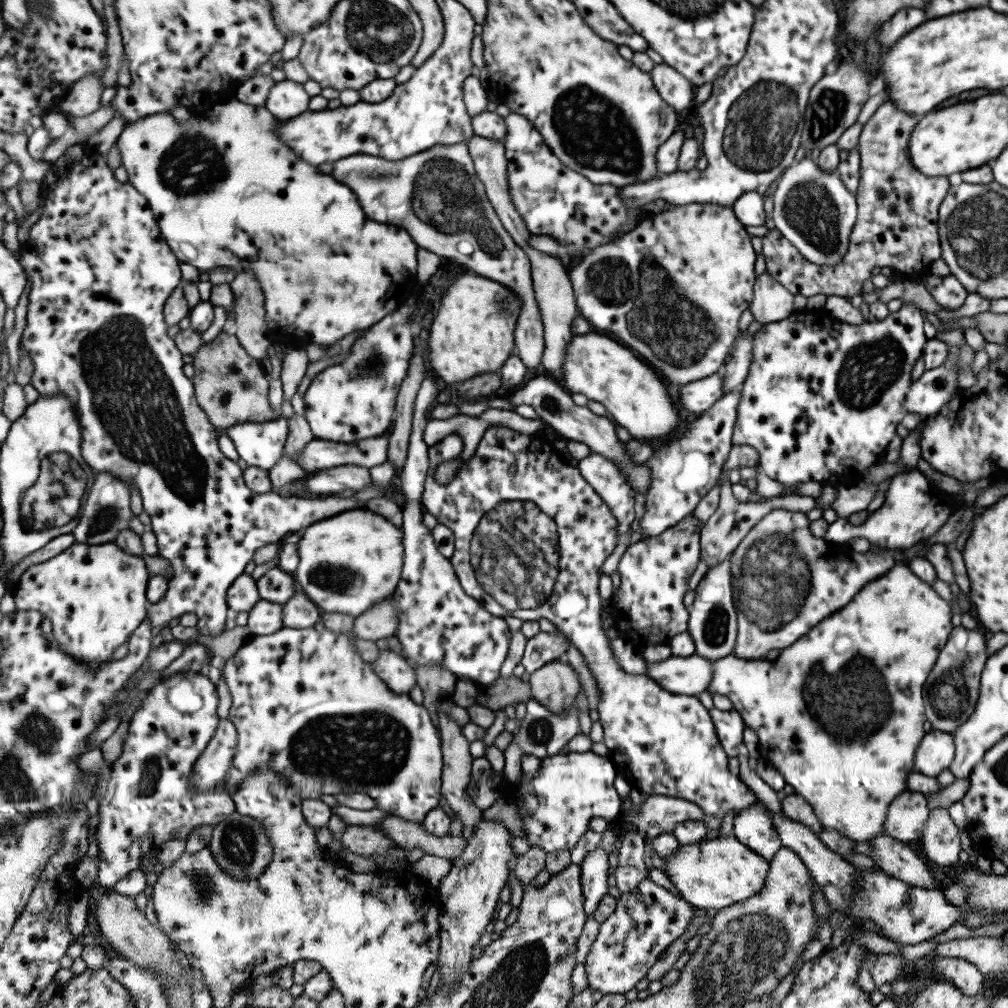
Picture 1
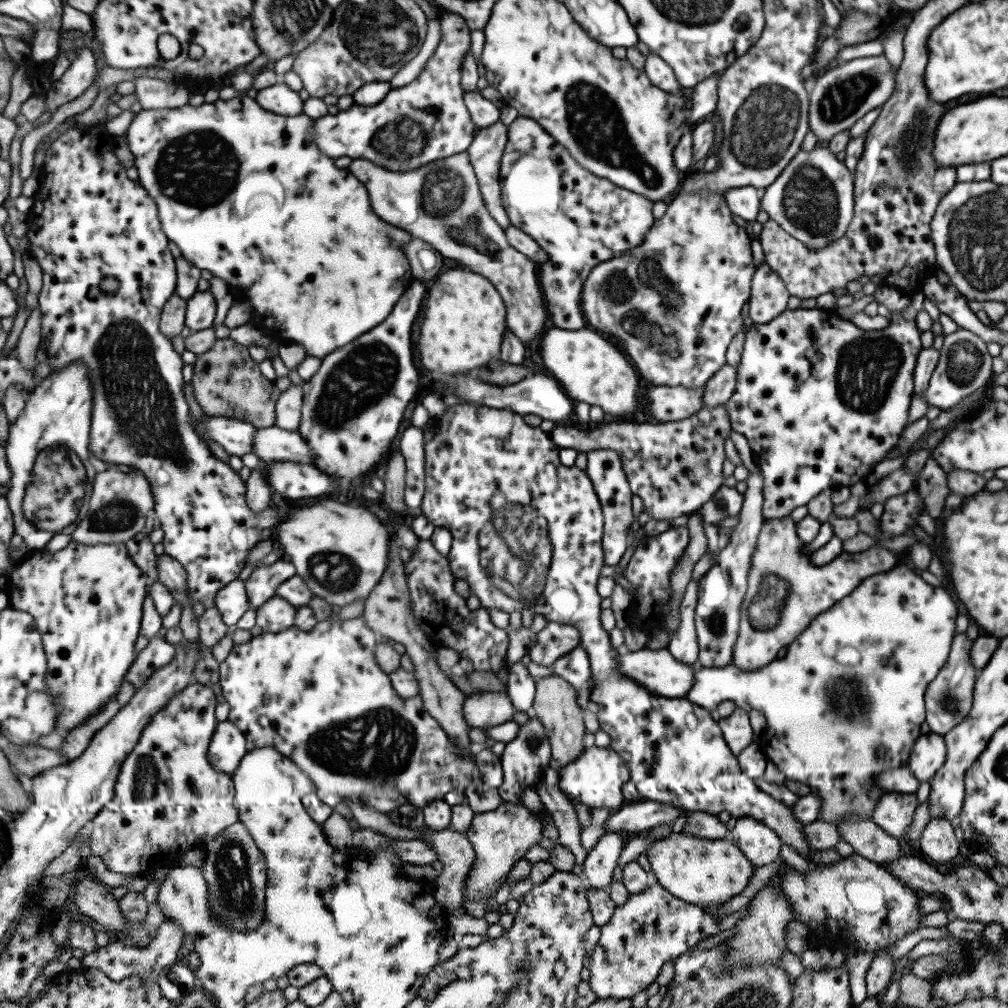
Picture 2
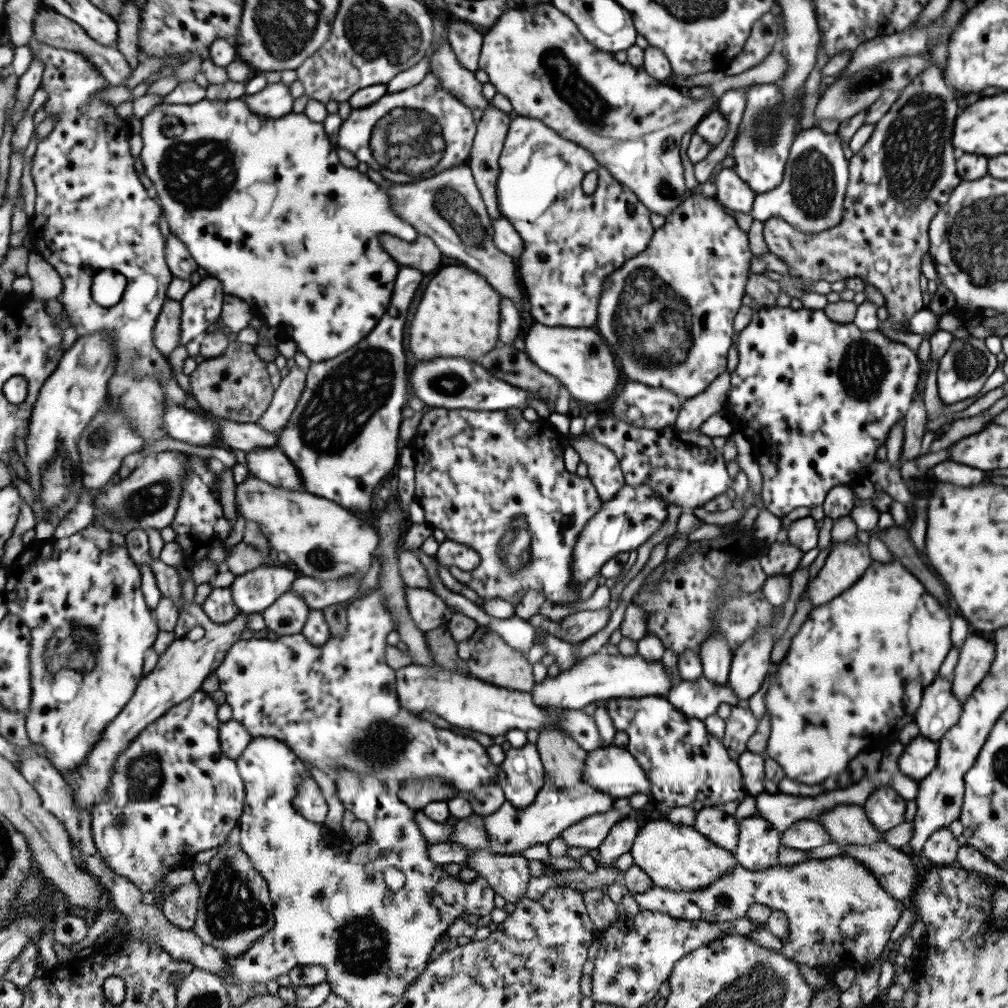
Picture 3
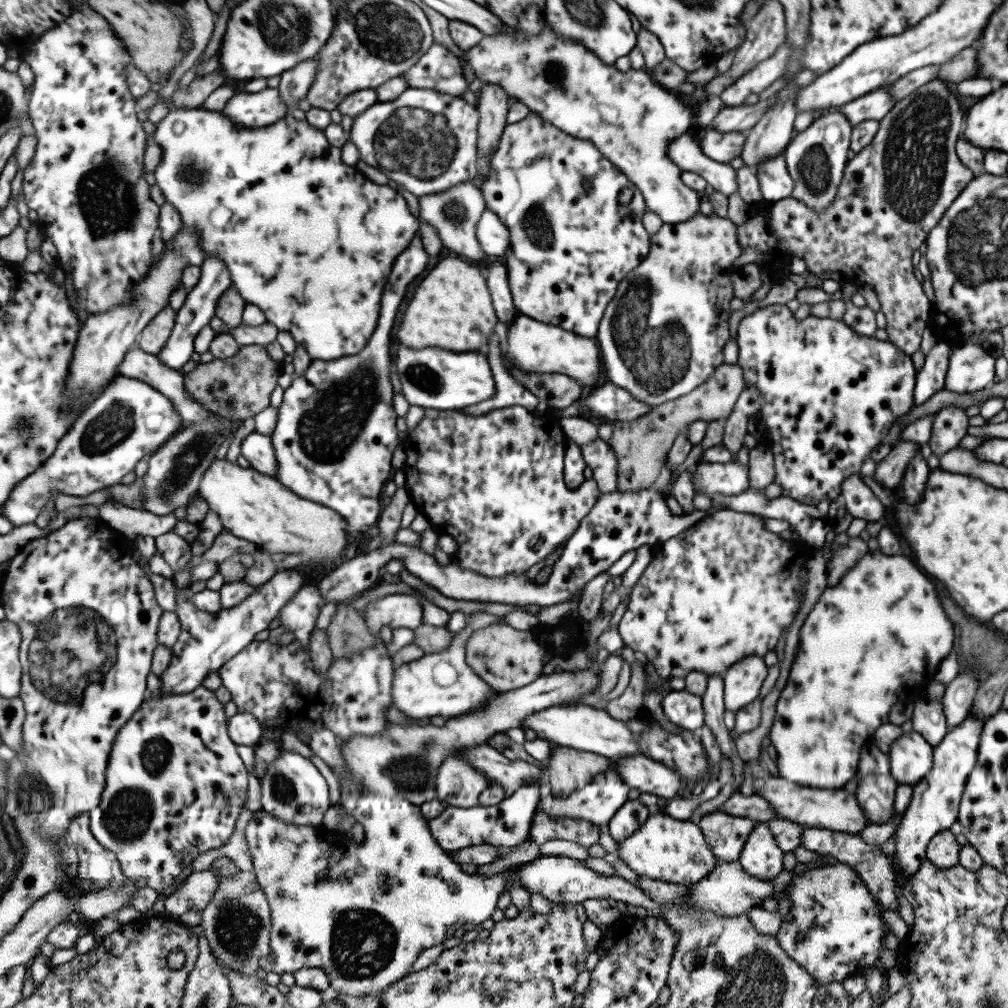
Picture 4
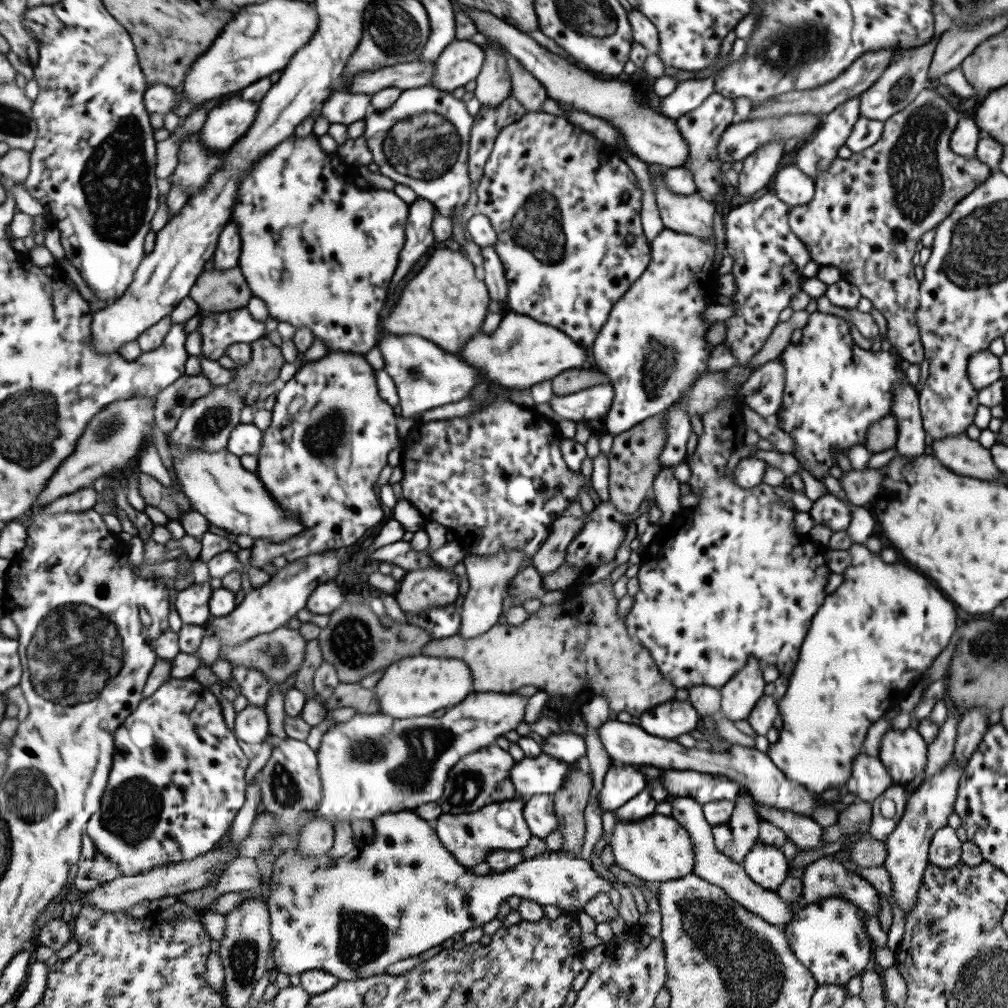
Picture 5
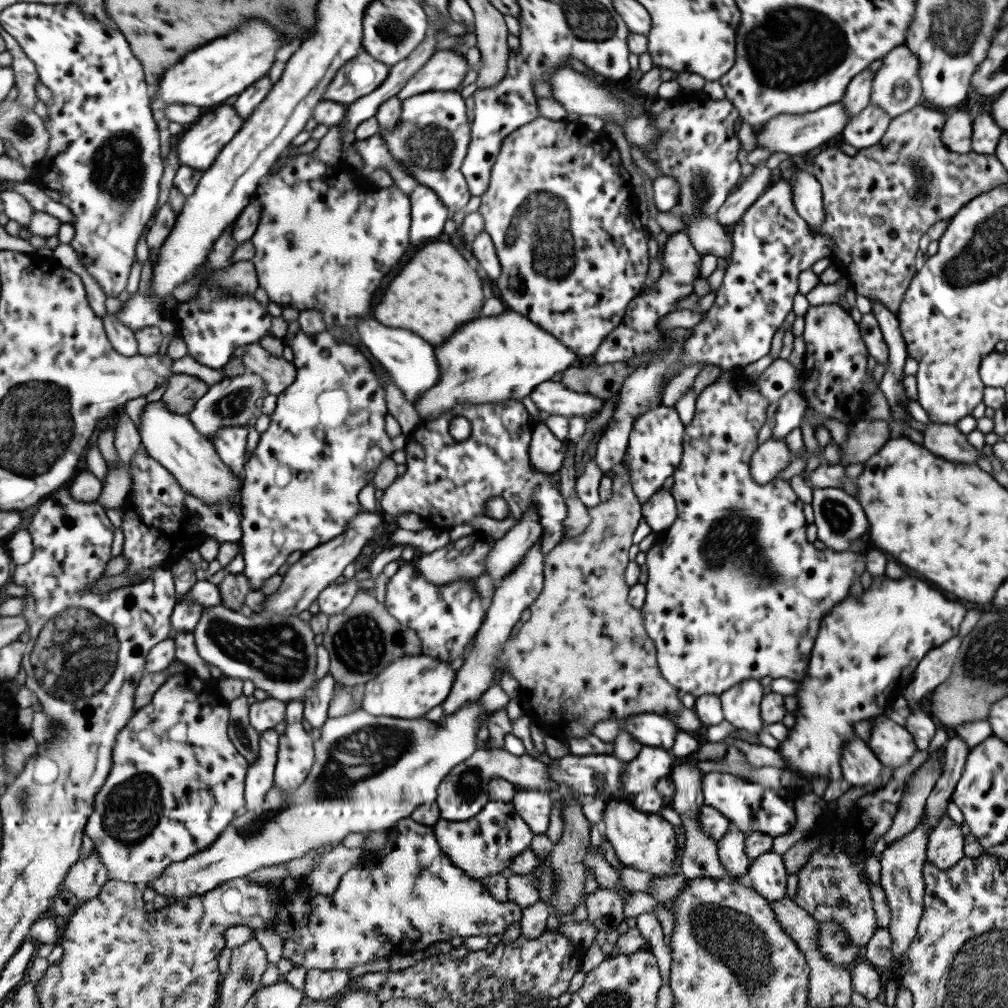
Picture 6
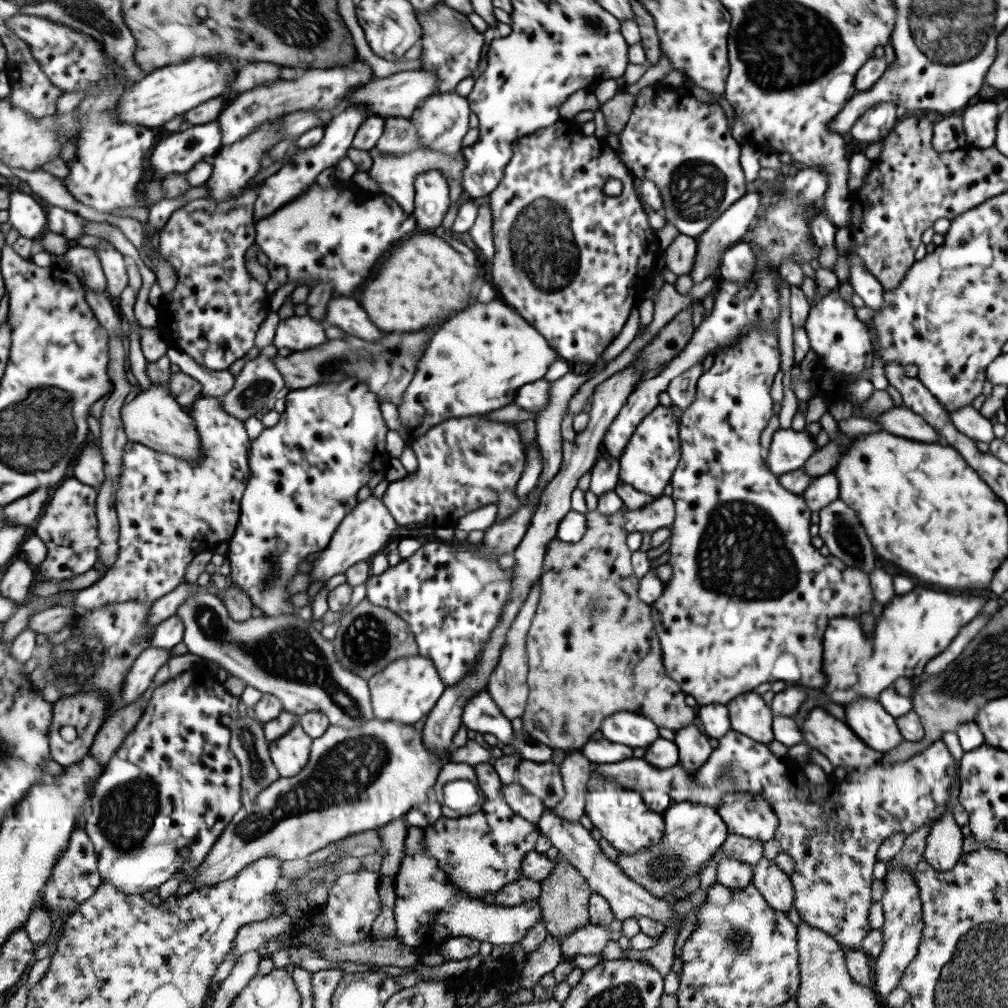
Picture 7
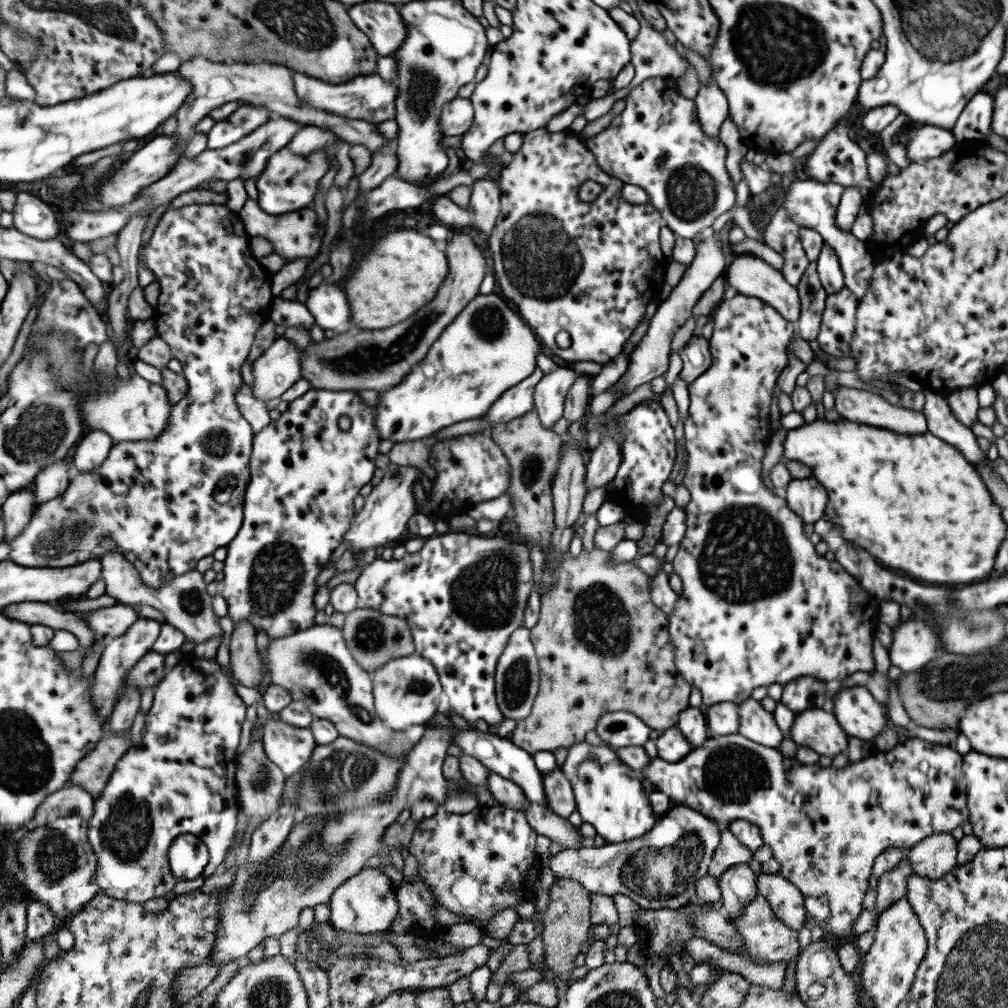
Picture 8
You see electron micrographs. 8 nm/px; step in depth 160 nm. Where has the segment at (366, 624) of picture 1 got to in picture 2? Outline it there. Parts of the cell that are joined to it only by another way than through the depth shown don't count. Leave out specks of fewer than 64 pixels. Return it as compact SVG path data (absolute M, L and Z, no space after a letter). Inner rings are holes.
M385 523L388 530L388 539L390 547L387 551L387 566L383 571L382 578L374 590L367 595L363 602L362 616L365 623L375 632L377 637L394 640L396 647L405 652L410 658L413 668L414 677L418 682L419 696L422 700L423 708L438 722L438 725L446 732L447 738L452 740L460 750L469 754L469 738L467 730L469 725L464 721L462 706L466 696L445 676L437 665L435 665L435 647L430 644L424 637L424 634L413 624L413 615L411 610L411 601L407 590L406 580L404 577L404 563L400 560L397 544L399 540L389 526Z

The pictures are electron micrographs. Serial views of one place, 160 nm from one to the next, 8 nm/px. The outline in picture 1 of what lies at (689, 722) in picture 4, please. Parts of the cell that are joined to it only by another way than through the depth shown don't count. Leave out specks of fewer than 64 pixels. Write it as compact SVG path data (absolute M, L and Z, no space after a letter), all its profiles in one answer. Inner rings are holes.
M897 562L883 576L865 584L853 596L847 606L843 605L843 608L840 608L833 616L827 616L821 621L821 624L818 622L811 630L808 630L803 636L795 640L794 643L791 643L787 648L782 648L775 659L771 661L766 658L745 660L731 654L715 660L712 664L711 682L706 691L710 695L721 694L721 696L725 696L725 698L730 700L732 708L739 713L744 726L756 732L761 763L768 764L783 776L785 783L793 787L794 795L801 796L811 806L817 822L821 824L823 829L837 832L853 842L871 840L878 835L884 835L883 822L885 821L887 807L898 794L905 791L907 775L913 772L914 752L925 733L924 722L926 721L926 716L924 715L922 699L923 683L927 675L930 674L931 668L934 667L933 664L937 655L949 636L949 631L952 627L951 616L948 602L941 600L939 595L931 588L931 585L919 580L919 577L911 572L907 562ZM813 722L817 722L817 724L813 724ZM883 722L885 722L887 730L877 730L877 726L881 728ZM831 736L835 740L839 740L841 744L847 744L847 746L841 746ZM853 738L861 738L863 744L861 742L849 744Z

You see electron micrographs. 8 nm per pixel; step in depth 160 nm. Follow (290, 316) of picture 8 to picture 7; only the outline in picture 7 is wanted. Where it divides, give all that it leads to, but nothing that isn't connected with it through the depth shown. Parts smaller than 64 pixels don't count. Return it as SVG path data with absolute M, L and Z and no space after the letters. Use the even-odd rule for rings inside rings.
M293 316L285 321L280 321L275 331L273 344L287 347L291 352L302 352L319 347L327 343L323 333L325 325L313 317Z

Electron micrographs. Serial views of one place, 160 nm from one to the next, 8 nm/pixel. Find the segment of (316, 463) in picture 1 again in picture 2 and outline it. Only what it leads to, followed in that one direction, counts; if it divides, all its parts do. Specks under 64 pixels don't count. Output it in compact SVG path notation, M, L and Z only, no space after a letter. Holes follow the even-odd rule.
M275 425L257 431L253 453L265 461L293 460L301 464L314 464L314 450L301 433Z

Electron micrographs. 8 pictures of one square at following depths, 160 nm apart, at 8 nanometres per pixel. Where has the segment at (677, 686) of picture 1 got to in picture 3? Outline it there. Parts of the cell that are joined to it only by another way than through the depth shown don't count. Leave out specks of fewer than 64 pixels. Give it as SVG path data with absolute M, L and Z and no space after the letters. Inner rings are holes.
M597 651L571 668L559 672L555 677L546 676L541 683L535 683L530 691L533 702L538 707L561 708L566 710L583 709L595 700L615 697L639 698L644 696L666 696L672 687L671 674L665 670L661 661L647 662L640 654L608 655Z

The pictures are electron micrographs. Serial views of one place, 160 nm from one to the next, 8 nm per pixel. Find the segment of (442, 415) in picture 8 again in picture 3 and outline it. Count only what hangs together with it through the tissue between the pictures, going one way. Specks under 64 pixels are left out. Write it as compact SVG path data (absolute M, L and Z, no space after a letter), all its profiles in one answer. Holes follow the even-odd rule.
M531 322L527 332L520 338L523 340L524 354L528 360L537 368L541 368L543 372L555 376L565 386L567 392L571 394L570 397L576 399L582 405L601 404L601 402L611 399L625 381L619 374L619 368L614 362L614 357L611 356L611 351L607 349L607 344L594 328L547 327Z

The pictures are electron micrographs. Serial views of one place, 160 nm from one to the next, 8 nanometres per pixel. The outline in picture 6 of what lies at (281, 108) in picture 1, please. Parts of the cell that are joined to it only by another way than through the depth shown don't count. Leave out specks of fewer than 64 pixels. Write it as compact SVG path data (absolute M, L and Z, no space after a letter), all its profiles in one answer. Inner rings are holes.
M232 105L216 106L214 109L206 110L203 116L195 122L183 137L179 139L178 155L183 165L191 168L206 171L217 160L219 153L228 142L241 130L244 125L244 118Z

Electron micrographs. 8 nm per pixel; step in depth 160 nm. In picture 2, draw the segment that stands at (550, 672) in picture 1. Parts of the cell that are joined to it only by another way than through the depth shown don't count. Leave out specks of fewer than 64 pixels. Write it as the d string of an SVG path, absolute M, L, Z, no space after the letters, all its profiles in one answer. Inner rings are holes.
M549 675L537 679L535 693L532 700L531 713L543 725L550 744L549 765L553 770L563 770L567 764L571 764L577 756L583 752L583 738L585 729L583 727L582 713L576 703L576 691L559 675Z

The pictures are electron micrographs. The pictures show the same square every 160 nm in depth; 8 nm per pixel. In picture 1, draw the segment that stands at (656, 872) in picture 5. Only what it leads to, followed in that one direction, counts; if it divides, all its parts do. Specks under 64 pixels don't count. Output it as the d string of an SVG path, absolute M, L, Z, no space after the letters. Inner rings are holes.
M730 836L678 845L666 859L661 859L654 852L651 856L651 866L667 876L679 896L691 907L717 912L721 908L757 895L766 883L769 863Z

